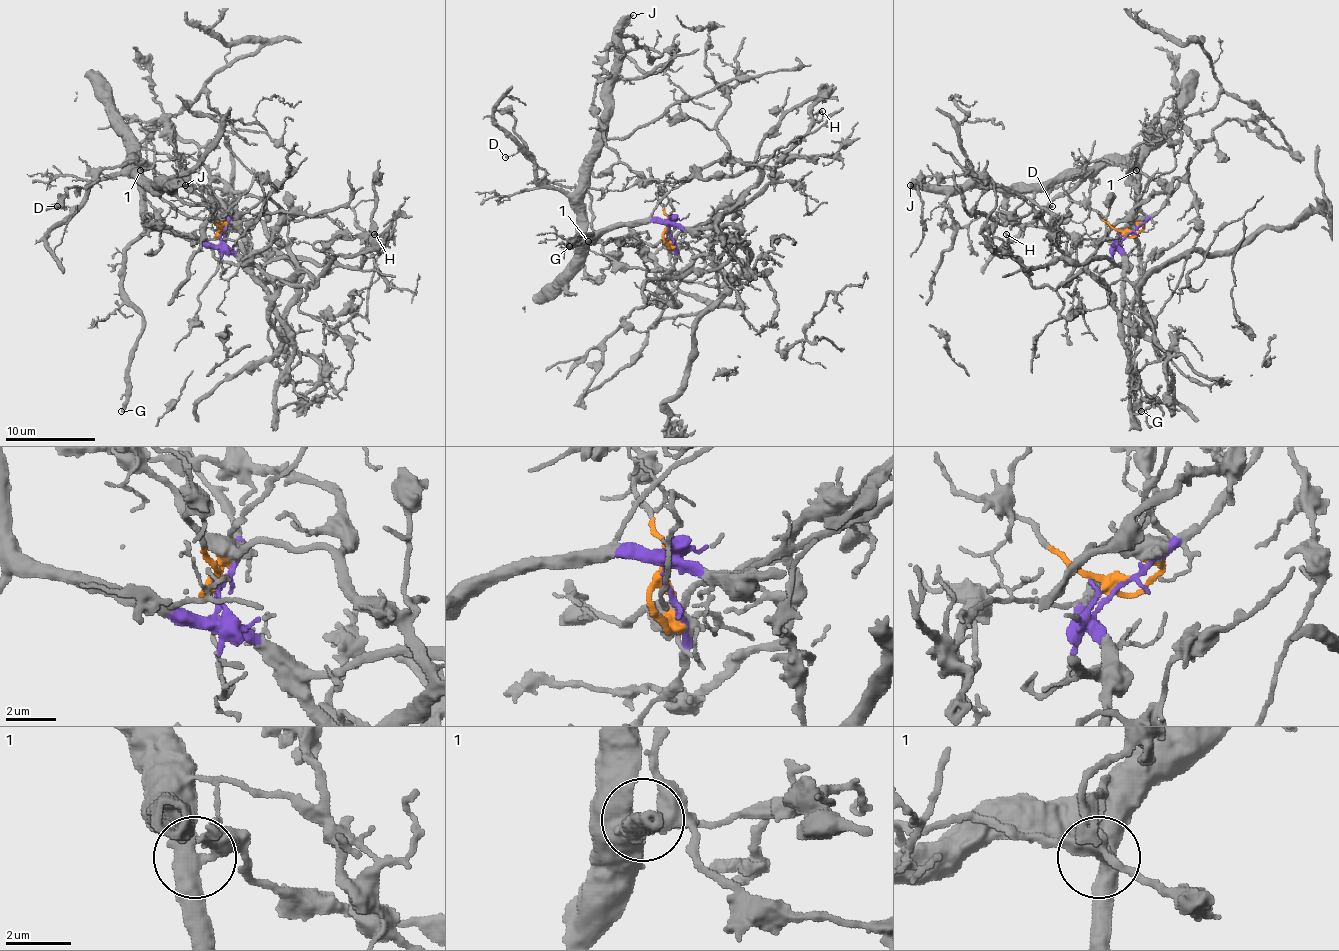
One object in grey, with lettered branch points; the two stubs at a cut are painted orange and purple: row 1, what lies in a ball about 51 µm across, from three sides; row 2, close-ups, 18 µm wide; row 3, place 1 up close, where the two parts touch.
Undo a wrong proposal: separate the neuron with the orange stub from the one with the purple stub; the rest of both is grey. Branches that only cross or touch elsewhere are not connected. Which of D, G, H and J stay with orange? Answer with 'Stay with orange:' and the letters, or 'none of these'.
Stay with orange: none of these

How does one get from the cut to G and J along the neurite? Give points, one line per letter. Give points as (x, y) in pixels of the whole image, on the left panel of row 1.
G: (221, 233), (217, 245), (147, 229), (129, 247), (122, 296), (142, 317), (142, 335), (122, 411)
J: (221, 233), (217, 245), (160, 231), (147, 215), (145, 186), (136, 163), (151, 184), (185, 186)

